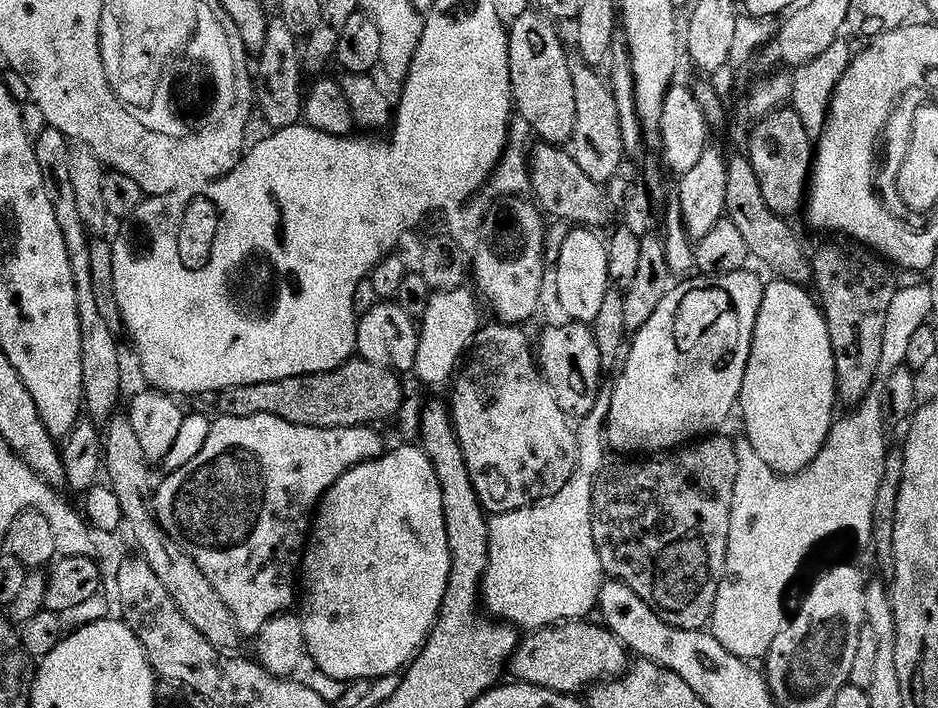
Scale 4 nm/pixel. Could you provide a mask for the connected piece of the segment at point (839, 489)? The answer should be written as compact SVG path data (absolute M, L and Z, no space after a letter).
M869 394L849 412L852 412L849 416L841 415L833 423L828 441L818 458L814 458L814 462L797 476L780 476L770 470L770 466L758 458L747 438L735 441L738 478L734 482L728 557L724 577L718 586L718 598L714 602L710 633L723 651L734 654L739 660L757 662L767 657L774 638L778 638L780 633L780 588L788 584L788 576L796 572L800 556L804 556L804 552L808 552L820 536L828 536L828 532L836 532L836 528L856 528L861 538L872 538L874 498L882 494L883 488L880 487L884 484L884 467L888 464L882 398L878 394Z

